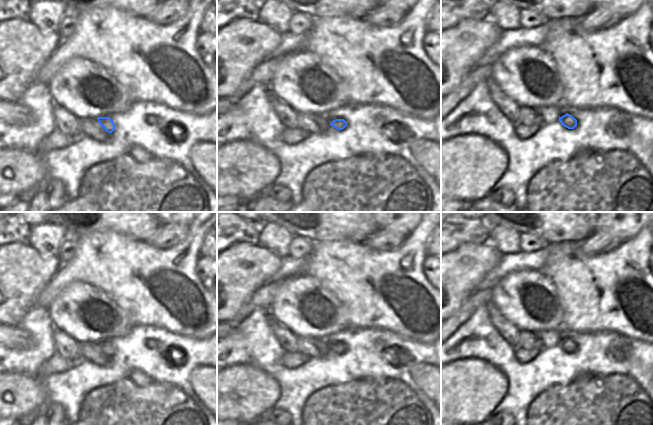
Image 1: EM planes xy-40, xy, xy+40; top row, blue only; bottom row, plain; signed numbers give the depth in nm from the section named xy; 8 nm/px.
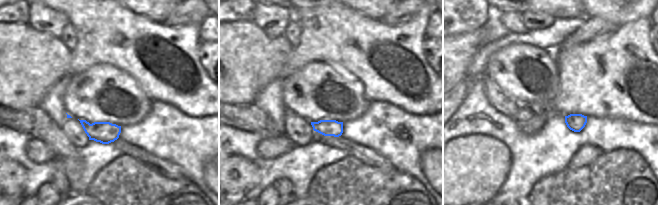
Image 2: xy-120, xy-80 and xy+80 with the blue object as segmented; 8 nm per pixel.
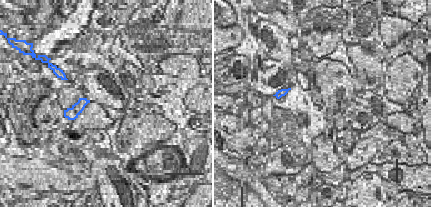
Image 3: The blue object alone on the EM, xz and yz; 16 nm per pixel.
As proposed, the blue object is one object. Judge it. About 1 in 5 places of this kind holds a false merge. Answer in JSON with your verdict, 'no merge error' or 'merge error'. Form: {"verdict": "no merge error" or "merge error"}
{"verdict": "no merge error"}

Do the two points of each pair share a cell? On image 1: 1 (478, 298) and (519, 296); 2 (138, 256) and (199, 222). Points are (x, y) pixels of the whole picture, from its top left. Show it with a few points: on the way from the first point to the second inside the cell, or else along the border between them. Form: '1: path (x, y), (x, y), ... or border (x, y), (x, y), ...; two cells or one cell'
1: border (493, 288), (490, 302); two cells
2: path (156, 256), (176, 256), (192, 240); one cell

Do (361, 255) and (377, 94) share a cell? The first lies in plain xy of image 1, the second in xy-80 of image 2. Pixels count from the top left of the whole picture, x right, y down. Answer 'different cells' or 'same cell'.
same cell

